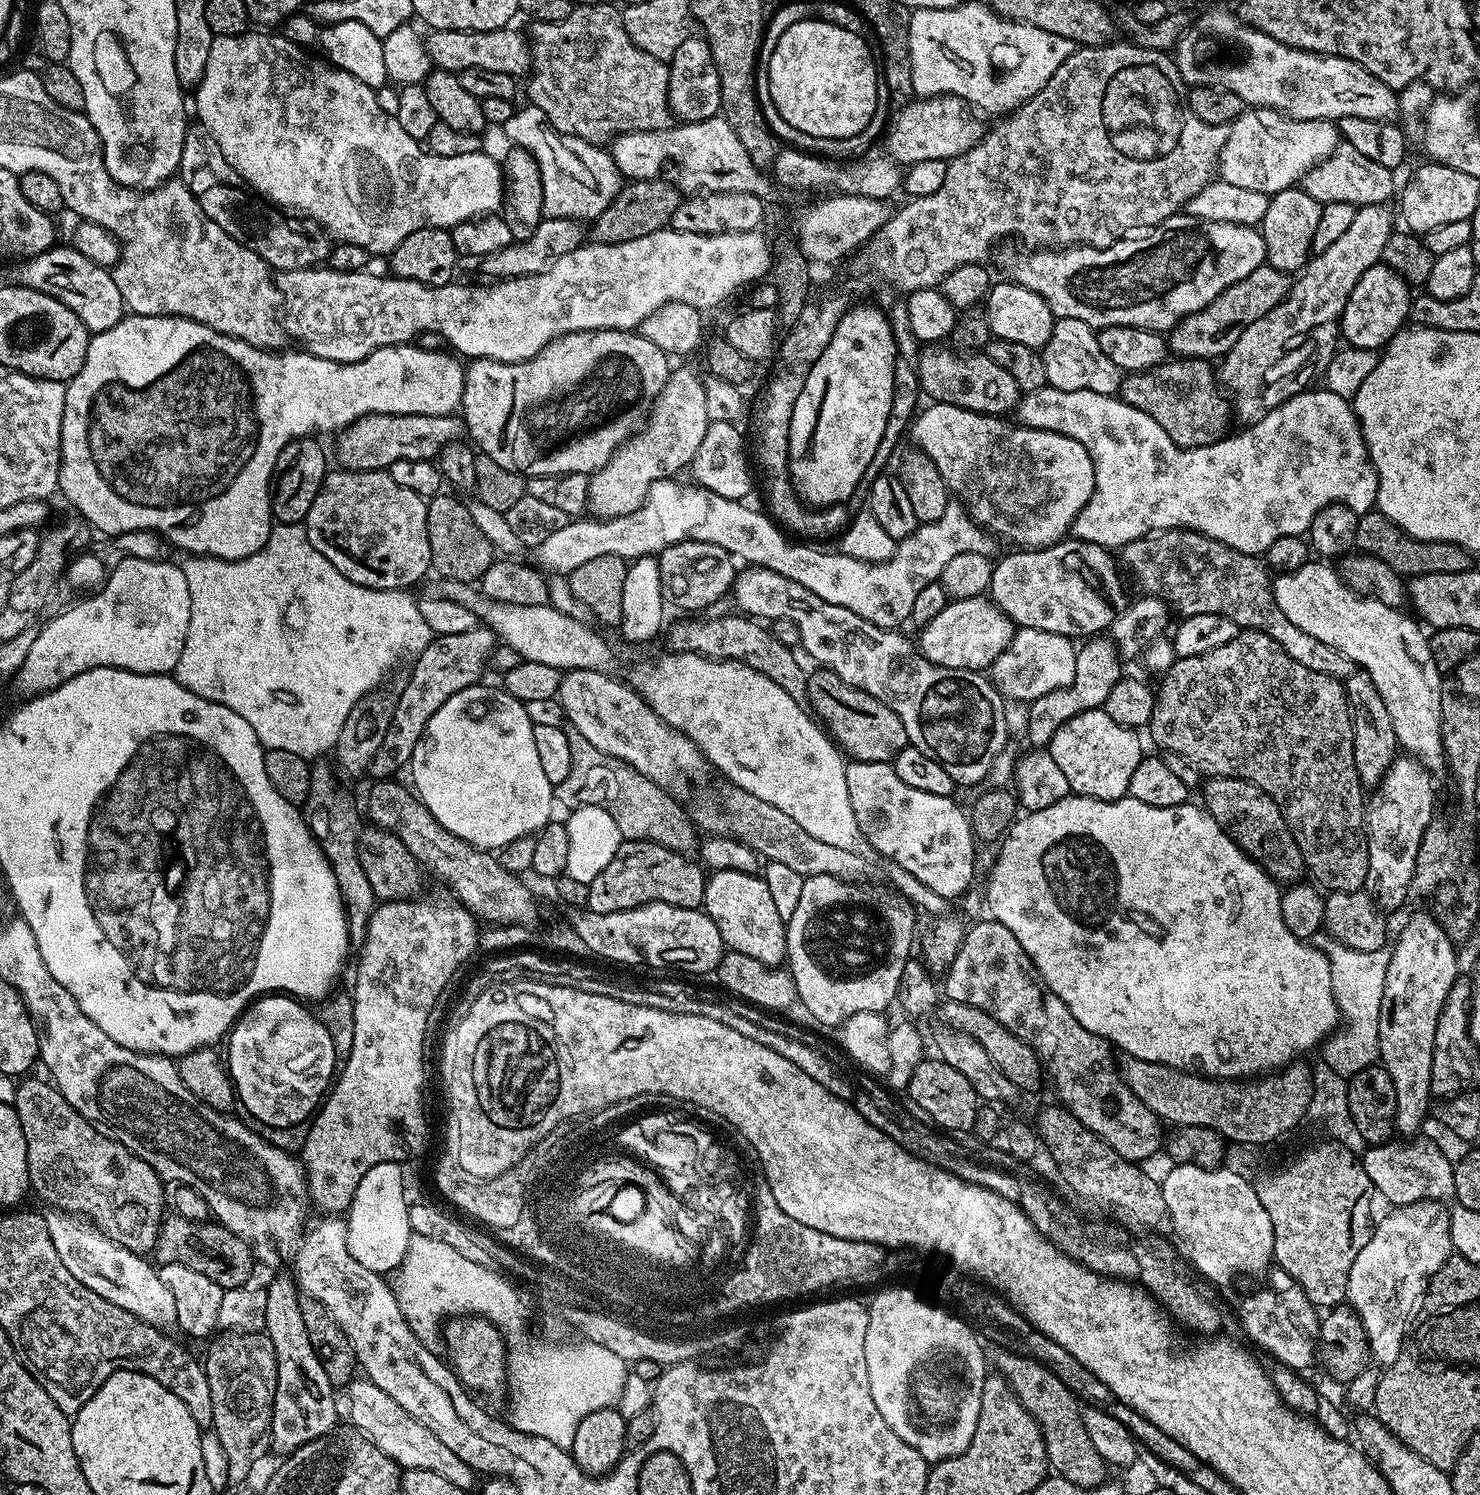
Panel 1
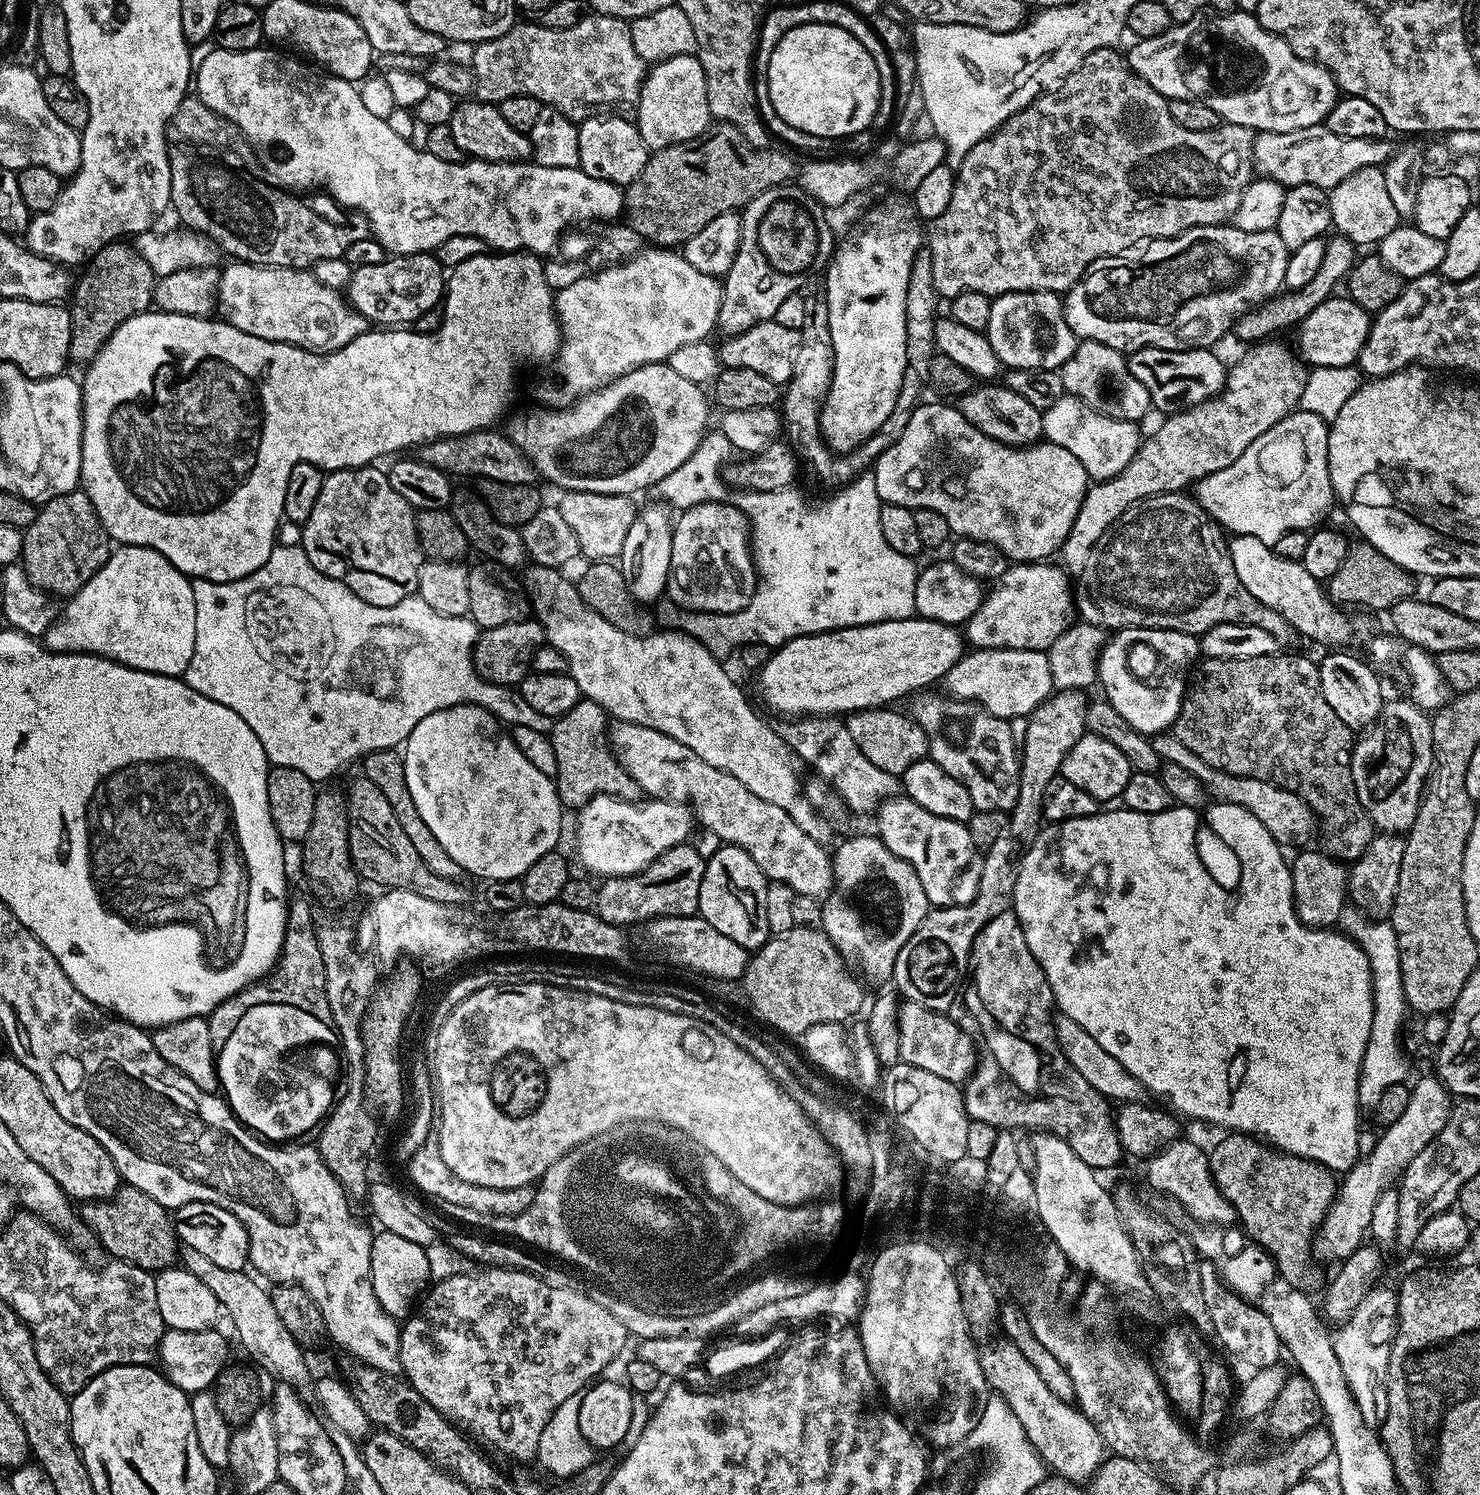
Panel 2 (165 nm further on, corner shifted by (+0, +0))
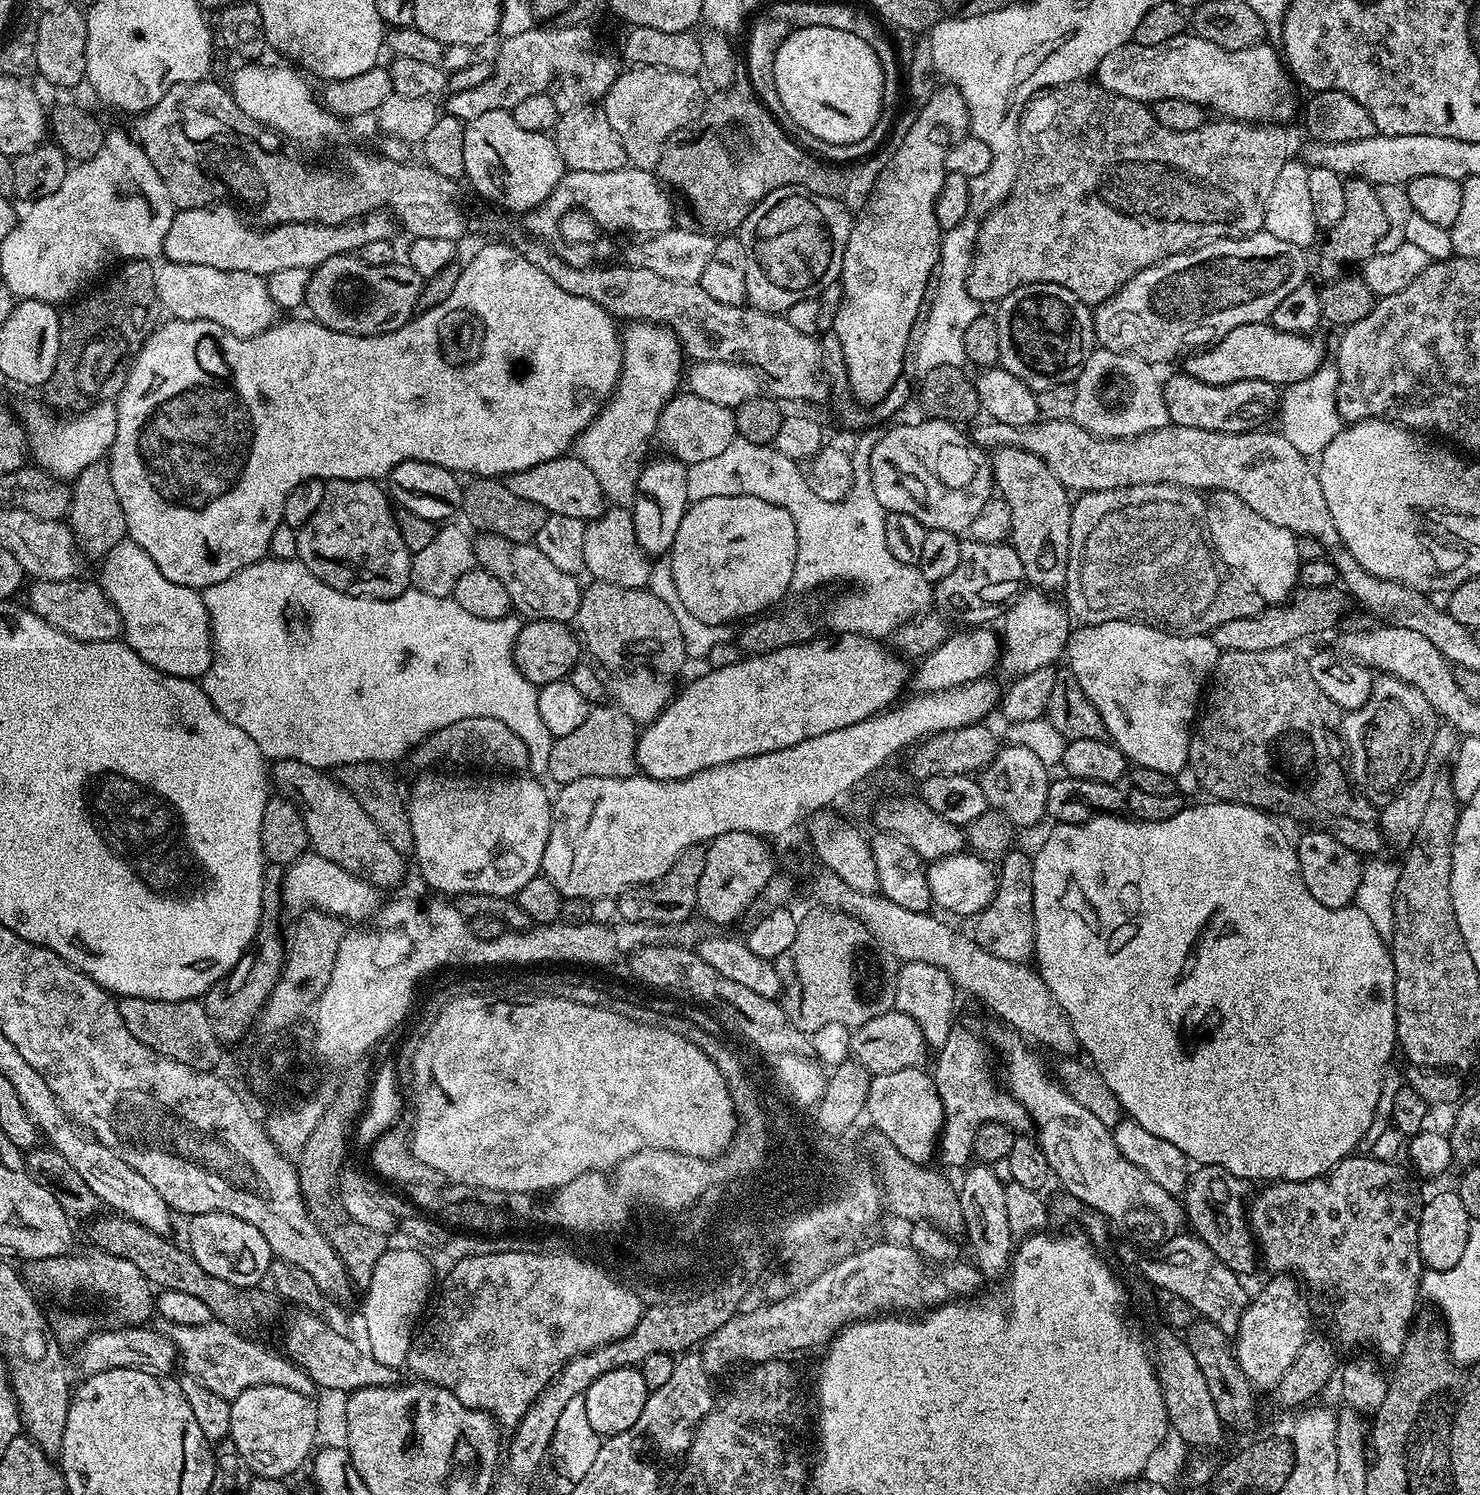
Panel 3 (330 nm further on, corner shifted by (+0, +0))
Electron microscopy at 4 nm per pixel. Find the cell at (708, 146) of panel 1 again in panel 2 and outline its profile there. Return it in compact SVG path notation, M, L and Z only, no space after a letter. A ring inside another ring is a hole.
M593 114L587 120L581 120L578 124L578 158L580 159L580 169L590 178L602 178L606 182L614 182L621 186L634 183L642 174L642 170L648 161L650 150L642 142L642 134L636 128L631 119L623 120L616 114Z

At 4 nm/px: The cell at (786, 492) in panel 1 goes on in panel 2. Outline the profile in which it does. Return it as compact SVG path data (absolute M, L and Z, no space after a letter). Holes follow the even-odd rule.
M820 352L816 368L812 368L812 360L804 360L804 368L800 368L800 380L788 381L782 394L782 405L784 404L782 424L786 429L786 436L789 436L787 439L791 447L805 469L809 468L812 472L840 472L839 483L846 485L856 479L860 473L869 471L882 452L902 434L921 399L919 396L922 378L908 367L902 382L902 390L898 394L898 402L894 406L894 414L890 414L890 418L886 418L886 422L882 422L879 430L866 442L862 442L854 450L837 456L833 455L825 444L824 437L820 435L820 408L824 404L824 388L820 388L820 384L824 384L824 380L832 380L832 377L828 375L828 360L824 360L824 352Z

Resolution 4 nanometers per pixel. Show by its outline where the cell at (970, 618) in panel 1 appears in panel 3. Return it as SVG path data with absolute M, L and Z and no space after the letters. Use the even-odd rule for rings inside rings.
M840 634L836 640L820 640L813 638L803 640L801 644L791 644L776 648L773 652L767 652L761 656L748 656L741 658L730 666L713 668L706 671L705 676L692 680L684 689L677 691L669 700L668 705L649 724L643 725L642 731L636 737L636 762L639 771L643 775L655 780L682 780L698 774L702 770L710 770L714 766L722 766L726 762L734 762L738 758L757 756L758 754L770 754L774 750L786 750L798 746L798 742L806 742L806 738L818 738L818 734L830 734L830 730L842 730L842 726L854 726L854 722L862 722L871 716L878 716L881 712L893 707L897 703L900 691L904 683L909 683L910 668L907 668L905 661L895 651L883 648L879 639L871 636L859 636L858 634Z

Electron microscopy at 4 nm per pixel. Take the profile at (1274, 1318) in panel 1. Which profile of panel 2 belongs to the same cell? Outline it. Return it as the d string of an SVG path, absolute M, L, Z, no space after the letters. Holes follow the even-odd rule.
M1212 1274L1205 1279L1204 1293L1210 1306L1212 1332L1224 1343L1228 1352L1233 1352L1240 1360L1249 1364L1249 1369L1269 1368L1272 1364L1280 1364L1282 1345L1278 1334L1271 1324L1270 1318L1262 1314L1262 1310L1255 1304L1248 1303L1242 1296L1236 1295L1222 1283L1219 1275Z

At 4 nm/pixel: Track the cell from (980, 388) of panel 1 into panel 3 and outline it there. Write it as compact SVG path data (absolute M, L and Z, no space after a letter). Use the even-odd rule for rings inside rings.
M997 448L990 456L992 478L997 493L1010 506L1010 543L1022 562L1024 579L1033 589L1056 594L1068 582L1070 518L1073 501L1069 489L1038 458L1025 448Z

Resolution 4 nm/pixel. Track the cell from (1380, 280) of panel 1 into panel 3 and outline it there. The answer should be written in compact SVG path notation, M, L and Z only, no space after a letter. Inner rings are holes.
M1271 323L1243 324L1226 334L1215 344L1189 355L1183 361L1183 371L1198 382L1222 386L1243 380L1261 380L1277 386L1287 386L1308 378L1325 363L1324 344L1312 334L1283 332Z

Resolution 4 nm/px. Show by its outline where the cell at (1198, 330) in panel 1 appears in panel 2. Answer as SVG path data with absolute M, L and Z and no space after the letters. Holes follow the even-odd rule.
M1336 234L1333 237L1333 240L1330 238L1324 240L1326 254L1322 254L1322 266L1318 266L1318 274L1314 274L1311 282L1306 282L1306 286L1302 286L1299 290L1281 291L1264 303L1256 305L1249 312L1245 312L1239 320L1235 321L1234 332L1237 332L1242 339L1248 340L1247 342L1263 342L1280 334L1276 332L1299 326L1306 318L1306 314L1310 314L1310 310L1322 306L1322 302L1326 302L1329 296L1339 289L1336 288L1339 284L1341 287L1342 281L1358 261L1357 245L1352 244L1345 236Z

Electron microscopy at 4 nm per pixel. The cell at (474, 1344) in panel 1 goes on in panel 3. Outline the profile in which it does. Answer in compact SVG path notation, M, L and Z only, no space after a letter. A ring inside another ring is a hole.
M499 1252L498 1254L478 1254L477 1256L471 1256L470 1258L462 1258L461 1260L455 1261L451 1265L452 1269L444 1276L444 1281L439 1281L438 1291L435 1293L434 1299L431 1301L430 1307L427 1309L426 1315L423 1317L422 1323L417 1327L413 1337L412 1345L408 1351L408 1363L407 1367L412 1368L413 1377L419 1378L421 1381L429 1384L437 1384L442 1386L446 1390L450 1390L450 1394L454 1394L454 1398L458 1398L458 1402L462 1402L468 1408L476 1408L480 1412L487 1412L493 1420L496 1421L497 1425L504 1430L515 1429L517 1422L526 1414L526 1410L530 1410L530 1406L536 1401L542 1394L544 1387L549 1384L550 1381L562 1370L562 1366L566 1366L568 1360L573 1360L574 1357L582 1355L583 1352L589 1352L594 1350L598 1346L603 1344L609 1344L615 1340L622 1339L626 1334L630 1334L630 1330L634 1330L634 1326L638 1326L638 1322L642 1318L642 1314L645 1309L645 1301L639 1294L633 1292L628 1287L627 1283L615 1285L612 1284L611 1280L608 1280L607 1276L601 1276L600 1272L596 1272L594 1268L589 1268L588 1265L576 1263L576 1260L570 1260L568 1257L538 1257L536 1254L530 1254L526 1252Z

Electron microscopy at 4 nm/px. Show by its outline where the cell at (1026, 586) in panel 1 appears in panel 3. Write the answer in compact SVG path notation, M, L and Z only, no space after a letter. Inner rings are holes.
M968 626L963 630L953 631L930 653L923 657L920 664L914 668L915 691L941 692L947 688L957 688L963 684L969 684L975 680L983 680L997 671L1002 651L1002 640L999 635L992 633L993 629L988 626Z

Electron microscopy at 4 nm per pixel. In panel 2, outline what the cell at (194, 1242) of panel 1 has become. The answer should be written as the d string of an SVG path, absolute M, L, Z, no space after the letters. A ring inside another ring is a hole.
M121 1186L106 1200L81 1203L78 1211L89 1233L100 1239L100 1244L109 1252L109 1257L144 1268L153 1274L177 1263L178 1237L169 1209L154 1202L150 1194L142 1194L142 1190L137 1188Z

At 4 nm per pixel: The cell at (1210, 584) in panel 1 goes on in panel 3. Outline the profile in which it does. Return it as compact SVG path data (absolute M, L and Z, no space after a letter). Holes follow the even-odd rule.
M1143 484L1129 488L1115 488L1105 492L1085 492L1075 497L1070 518L1070 554L1068 555L1068 592L1067 607L1071 615L1076 616L1081 625L1101 624L1111 620L1135 620L1138 624L1149 624L1163 632L1172 632L1176 636L1202 636L1224 622L1234 622L1236 618L1256 616L1264 607L1264 599L1251 586L1241 580L1232 569L1228 568L1216 555L1216 549L1210 546L1210 537L1204 523L1206 500L1199 491L1179 488L1176 484Z

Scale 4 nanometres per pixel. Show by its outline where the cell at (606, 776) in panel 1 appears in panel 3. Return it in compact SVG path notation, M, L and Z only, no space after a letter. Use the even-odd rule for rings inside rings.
M619 706L604 707L593 707L586 714L586 722L582 722L582 726L578 726L578 730L553 739L547 775L553 776L558 782L557 785L563 786L587 776L626 778L637 775L638 725Z

